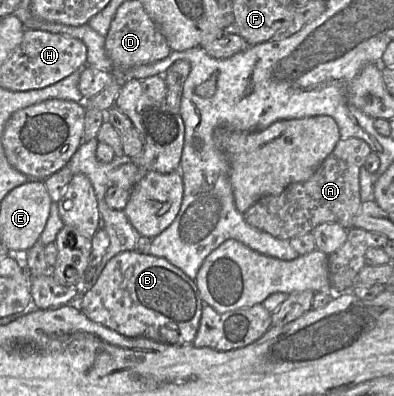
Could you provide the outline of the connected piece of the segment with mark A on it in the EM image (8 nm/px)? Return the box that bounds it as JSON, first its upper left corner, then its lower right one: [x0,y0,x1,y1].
[243,139,371,240]

